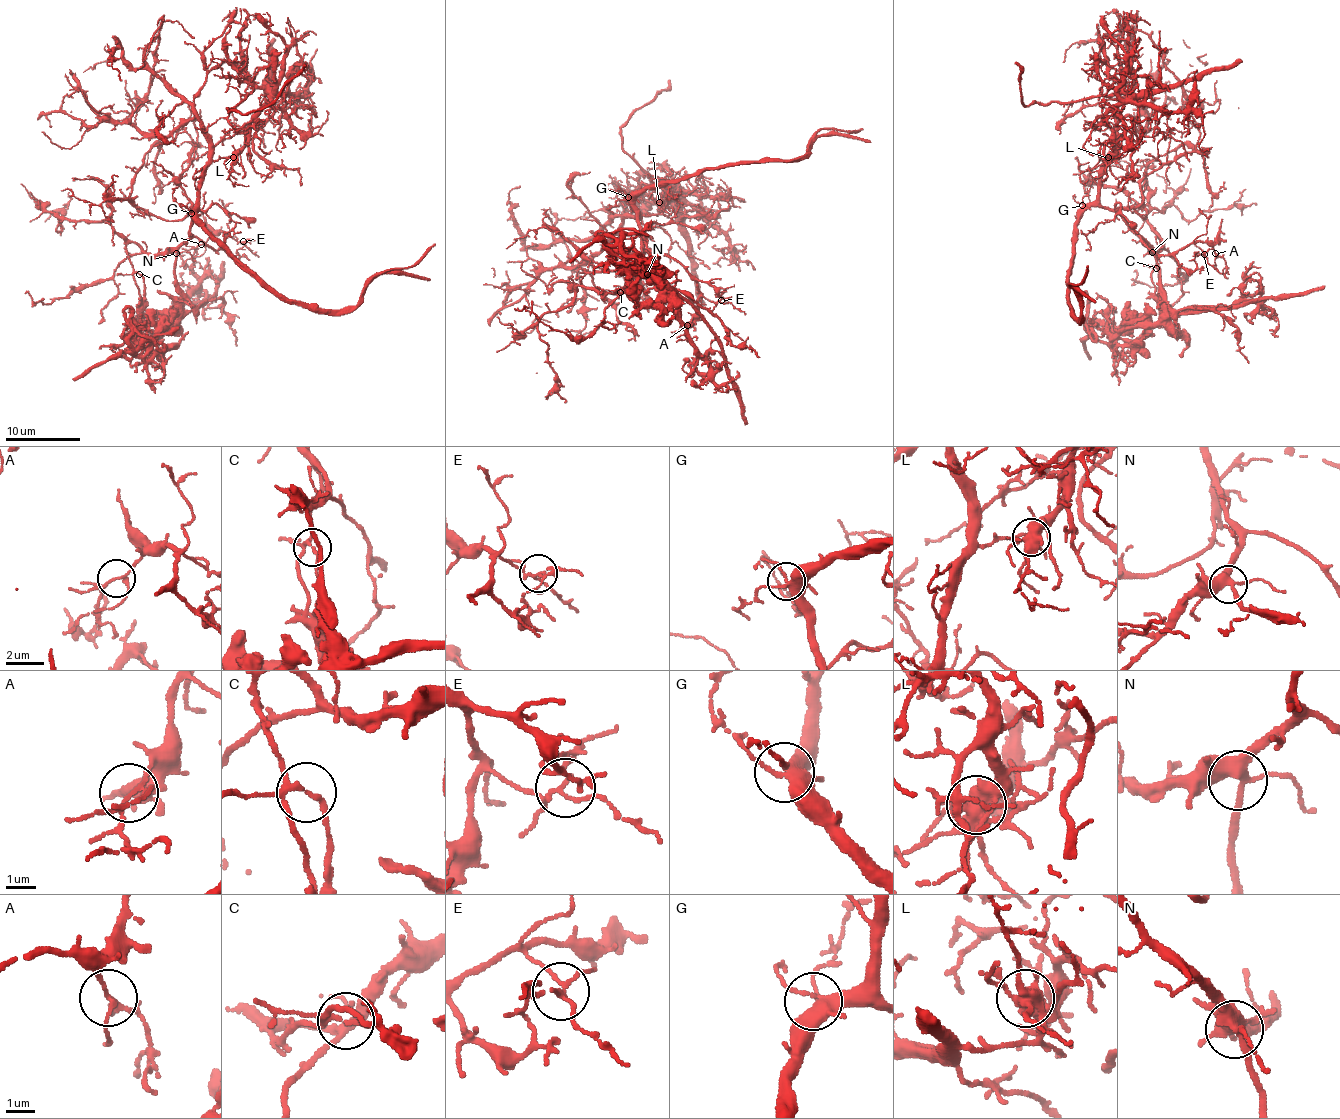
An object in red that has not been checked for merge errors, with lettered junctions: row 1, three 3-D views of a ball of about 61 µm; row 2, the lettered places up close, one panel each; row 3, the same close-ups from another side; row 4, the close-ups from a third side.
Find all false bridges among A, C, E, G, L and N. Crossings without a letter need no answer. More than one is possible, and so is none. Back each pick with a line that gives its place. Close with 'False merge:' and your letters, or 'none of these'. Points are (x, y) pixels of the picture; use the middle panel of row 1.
C: Place: (620, 292)
L: Place: (659, 202)
False merge: C, L

